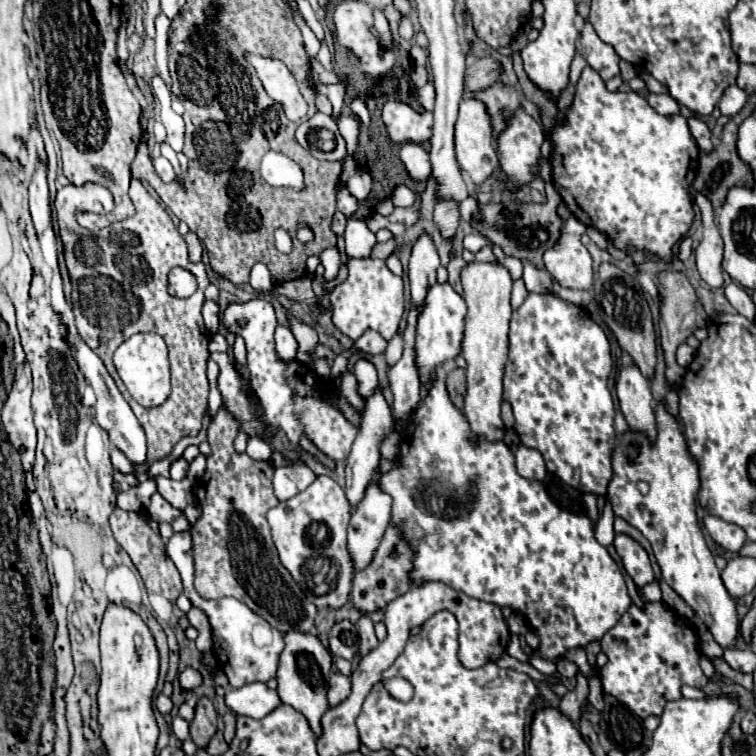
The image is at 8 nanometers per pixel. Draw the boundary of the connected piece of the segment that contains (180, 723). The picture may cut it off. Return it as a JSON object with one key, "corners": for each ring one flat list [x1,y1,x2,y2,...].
{"corners":[[176,717,176,719,172,721,172,729,174,729,174,735,176,735,180,741,184,741,184,739,190,737,190,733,188,733,188,723,186,723,182,717]]}

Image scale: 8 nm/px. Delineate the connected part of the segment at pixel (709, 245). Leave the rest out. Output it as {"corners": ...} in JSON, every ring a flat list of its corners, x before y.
{"corners":[[696,193,696,205,700,207,700,215,702,215,702,223,704,223,704,237,696,249,696,265,698,265,698,273,700,277,710,285,710,287,722,287,724,285,724,277,722,277,722,237,720,231,716,227,716,213,712,207,712,201,702,195]]}

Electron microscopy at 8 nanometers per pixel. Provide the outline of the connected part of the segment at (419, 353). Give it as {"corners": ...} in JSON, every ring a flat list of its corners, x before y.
{"corners":[[450,283,434,285,426,295,424,311,418,317,416,325,416,343,414,343,414,361,418,369,418,377,422,385,428,385,434,377,434,373,454,355,462,353,462,339,464,339,464,319,466,319,468,307,462,295,458,295]]}

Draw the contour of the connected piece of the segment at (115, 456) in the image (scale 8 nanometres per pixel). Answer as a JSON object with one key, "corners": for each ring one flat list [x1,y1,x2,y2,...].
{"corners":[[116,447,110,449,110,455,112,455,112,465,114,465,116,471,120,471,120,473,124,473,124,475,134,475,138,481,146,481,146,479,148,479,146,475,138,475,136,469,132,467,132,463,130,463,120,451,116,451]]}

